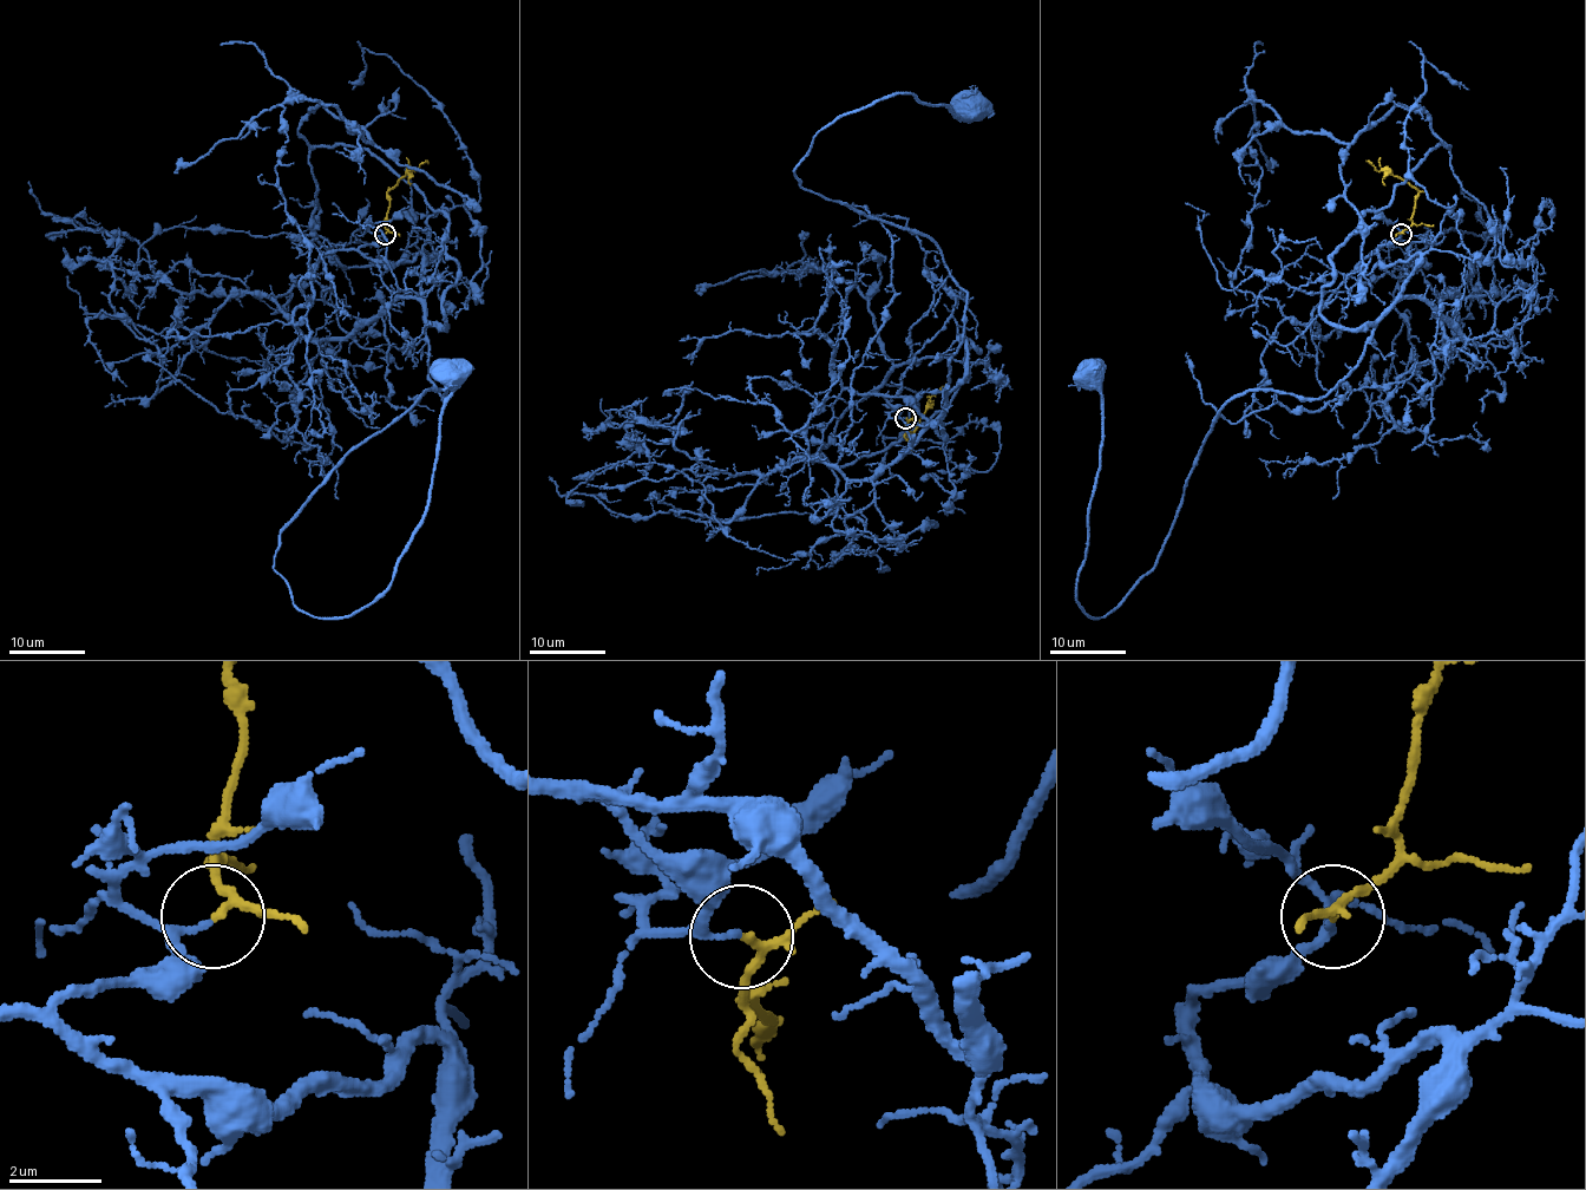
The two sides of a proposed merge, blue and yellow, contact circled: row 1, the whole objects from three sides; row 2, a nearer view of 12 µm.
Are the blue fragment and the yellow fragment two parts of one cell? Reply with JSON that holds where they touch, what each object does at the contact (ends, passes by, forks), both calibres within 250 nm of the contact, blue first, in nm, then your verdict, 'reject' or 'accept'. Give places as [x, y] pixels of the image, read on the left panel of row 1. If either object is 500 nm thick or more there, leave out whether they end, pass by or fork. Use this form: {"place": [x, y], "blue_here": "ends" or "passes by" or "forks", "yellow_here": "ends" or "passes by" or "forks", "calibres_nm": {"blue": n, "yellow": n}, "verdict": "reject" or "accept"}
{"place": [385, 234], "blue_here": "passes by", "yellow_here": "forks", "calibres_nm": {"blue": 110, "yellow": 130}, "verdict": "accept"}

